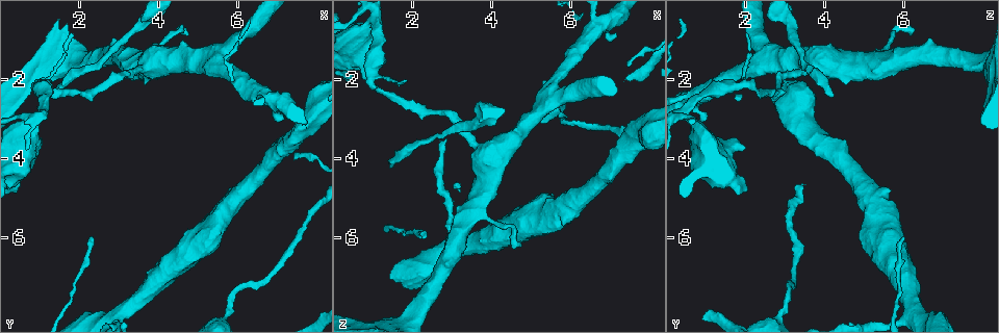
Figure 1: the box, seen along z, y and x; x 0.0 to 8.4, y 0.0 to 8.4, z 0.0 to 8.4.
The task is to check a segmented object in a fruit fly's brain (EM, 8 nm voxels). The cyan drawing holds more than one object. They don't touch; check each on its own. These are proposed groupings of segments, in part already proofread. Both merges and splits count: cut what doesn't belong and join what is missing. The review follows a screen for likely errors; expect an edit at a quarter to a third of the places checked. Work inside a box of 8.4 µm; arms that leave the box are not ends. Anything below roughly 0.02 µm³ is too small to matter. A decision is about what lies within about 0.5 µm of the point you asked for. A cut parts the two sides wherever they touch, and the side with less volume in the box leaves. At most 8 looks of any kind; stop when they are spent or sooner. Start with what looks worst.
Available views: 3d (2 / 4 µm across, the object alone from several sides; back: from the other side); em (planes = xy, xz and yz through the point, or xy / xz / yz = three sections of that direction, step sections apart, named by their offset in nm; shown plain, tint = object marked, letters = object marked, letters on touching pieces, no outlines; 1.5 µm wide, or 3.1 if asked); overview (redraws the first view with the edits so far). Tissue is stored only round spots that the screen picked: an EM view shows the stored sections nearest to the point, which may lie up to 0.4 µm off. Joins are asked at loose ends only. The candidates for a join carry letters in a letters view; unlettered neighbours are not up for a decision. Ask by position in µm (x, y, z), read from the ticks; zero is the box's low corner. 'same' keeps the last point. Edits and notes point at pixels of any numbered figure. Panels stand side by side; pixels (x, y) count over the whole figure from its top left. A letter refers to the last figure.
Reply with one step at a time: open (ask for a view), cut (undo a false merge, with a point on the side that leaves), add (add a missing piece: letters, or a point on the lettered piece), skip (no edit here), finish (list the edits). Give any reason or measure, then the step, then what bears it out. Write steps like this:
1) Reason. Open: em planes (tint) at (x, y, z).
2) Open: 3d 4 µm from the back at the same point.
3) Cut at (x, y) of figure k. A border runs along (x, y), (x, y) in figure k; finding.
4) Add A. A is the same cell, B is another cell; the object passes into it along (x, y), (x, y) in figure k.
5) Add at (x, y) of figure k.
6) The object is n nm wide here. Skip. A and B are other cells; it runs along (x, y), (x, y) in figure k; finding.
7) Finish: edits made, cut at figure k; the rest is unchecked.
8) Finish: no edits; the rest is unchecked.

Branch stops here. Open: 3d 2 µm at (1.50, 2.50, 4.25).

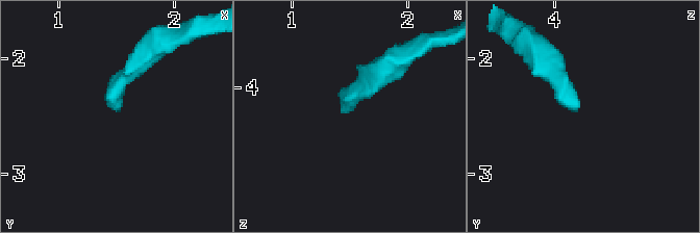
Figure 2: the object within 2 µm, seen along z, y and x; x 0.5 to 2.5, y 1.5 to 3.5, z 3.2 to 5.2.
Open: em xz step 4 (tint) at (1.50, 2.48, 4.20).

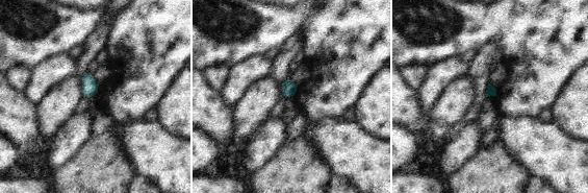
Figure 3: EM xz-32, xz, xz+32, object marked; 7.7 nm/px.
Cut it another way. Open: em planes (letters) at the same point.

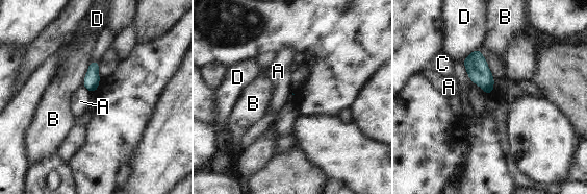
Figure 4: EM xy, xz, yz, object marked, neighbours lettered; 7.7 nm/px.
The longest contact is with B, 200 nm. Skip. A, B, C and D are other cells; a border runs along (82, 86), (92, 93) in figure 4; none of them fits.

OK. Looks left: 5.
Thick turns thin. Open: em planes (tint) at (3.70, 1.70, 3.70).

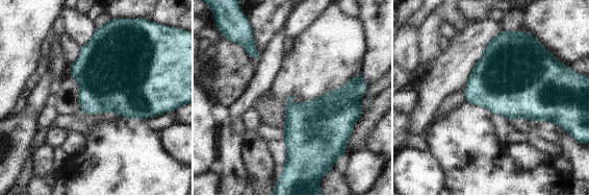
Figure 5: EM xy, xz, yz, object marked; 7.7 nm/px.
What lies round it. Open: em planes (letters) at the same point.

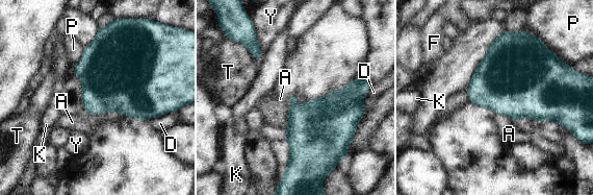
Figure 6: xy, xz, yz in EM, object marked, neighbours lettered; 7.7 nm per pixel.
The object is 380 nm wide here. Skip. A, D, F, K, P, T and Y are other cells; a border runs along (264, 53), (261, 62) in figure 6; one neuron here.

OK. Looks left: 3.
Three-way junction. Open: em xz step 4 (letters) at (5.40, 1.60, 2.50).

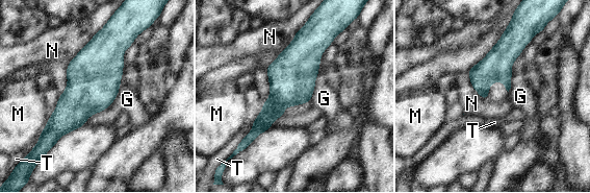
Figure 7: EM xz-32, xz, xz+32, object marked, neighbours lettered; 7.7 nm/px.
Another direction. Open: em planes (letters) at the same point.

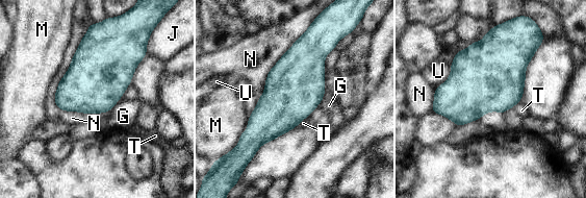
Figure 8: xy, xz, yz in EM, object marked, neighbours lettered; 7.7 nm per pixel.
The longest contact is with N, 650 nm. Skip. G, J, M, N, T and U are other cells; one neuron here.

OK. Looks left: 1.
Finish: no edits; the rest is unchecked.

